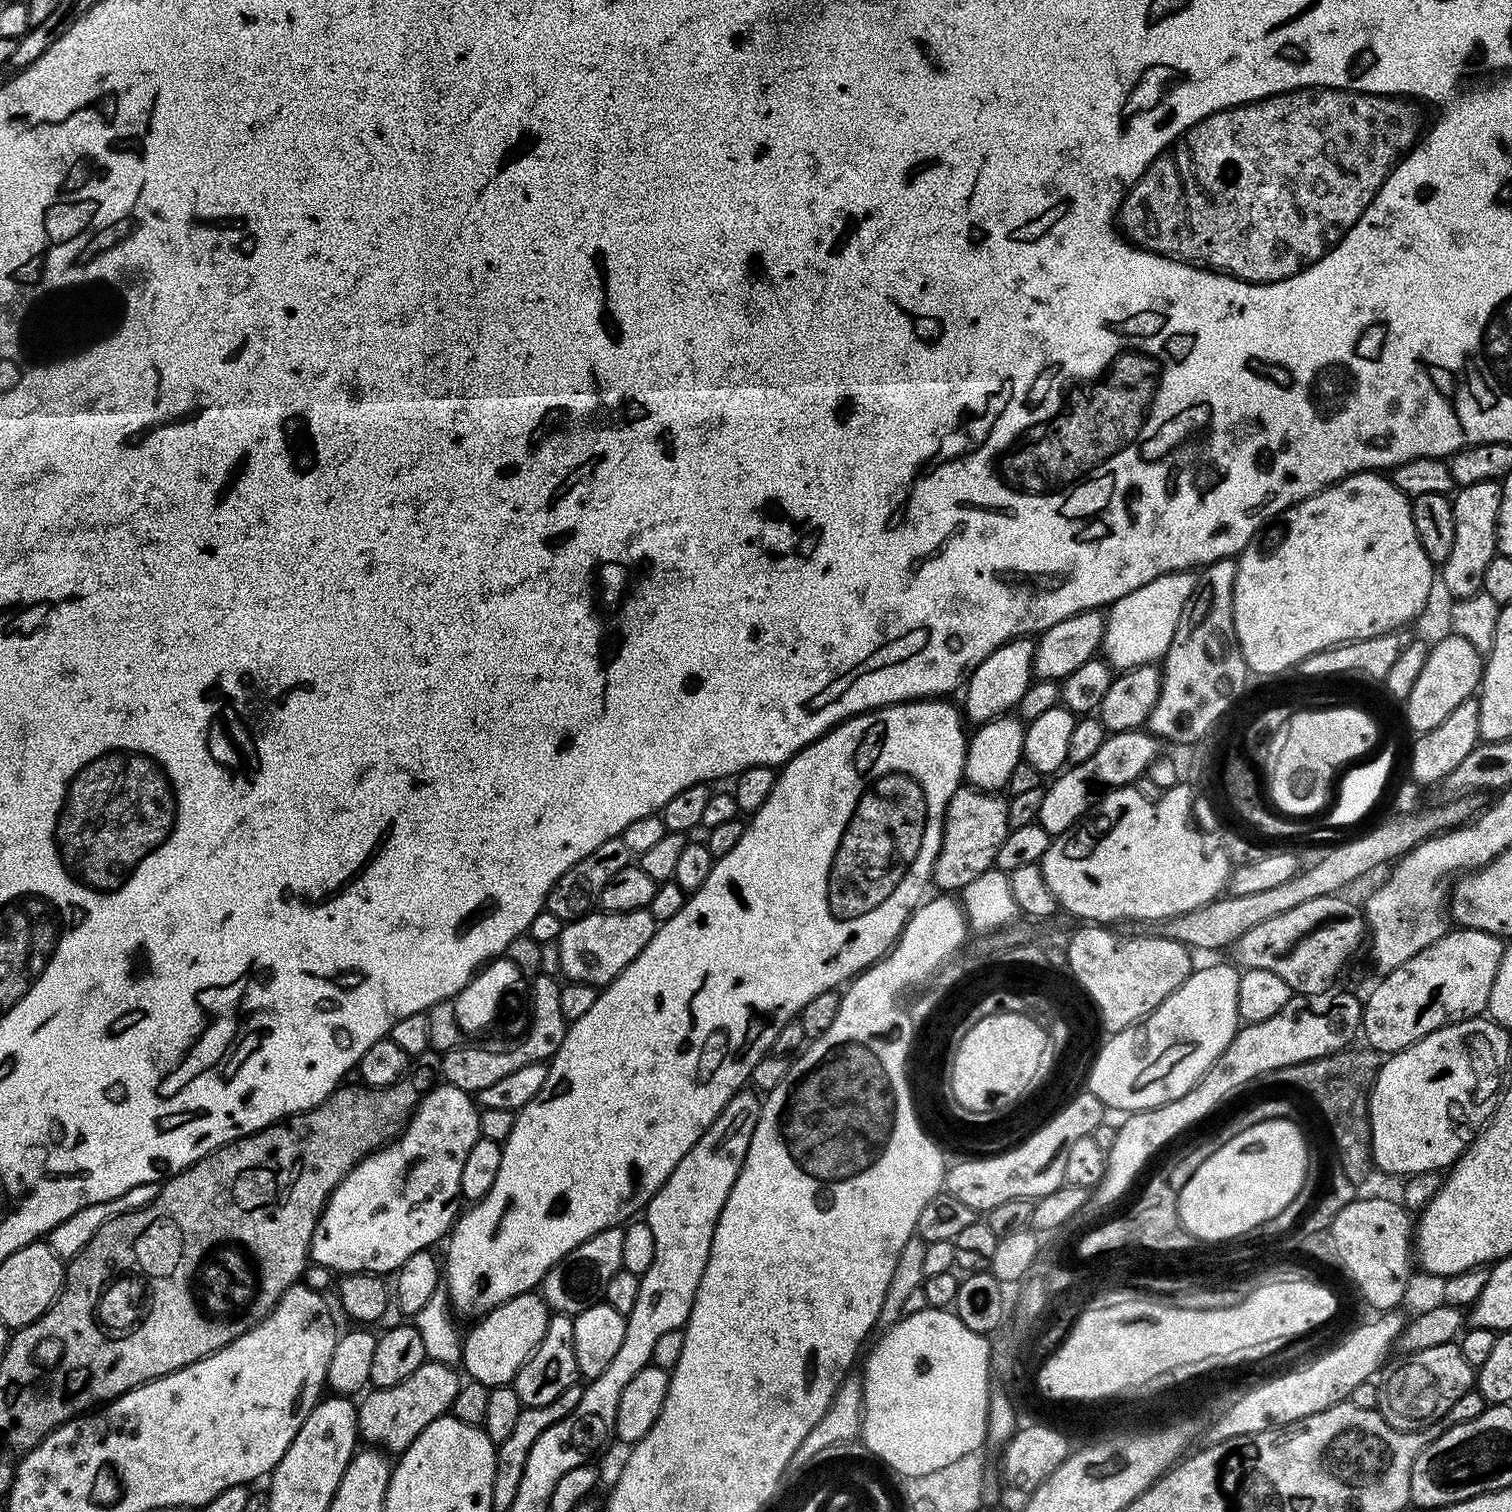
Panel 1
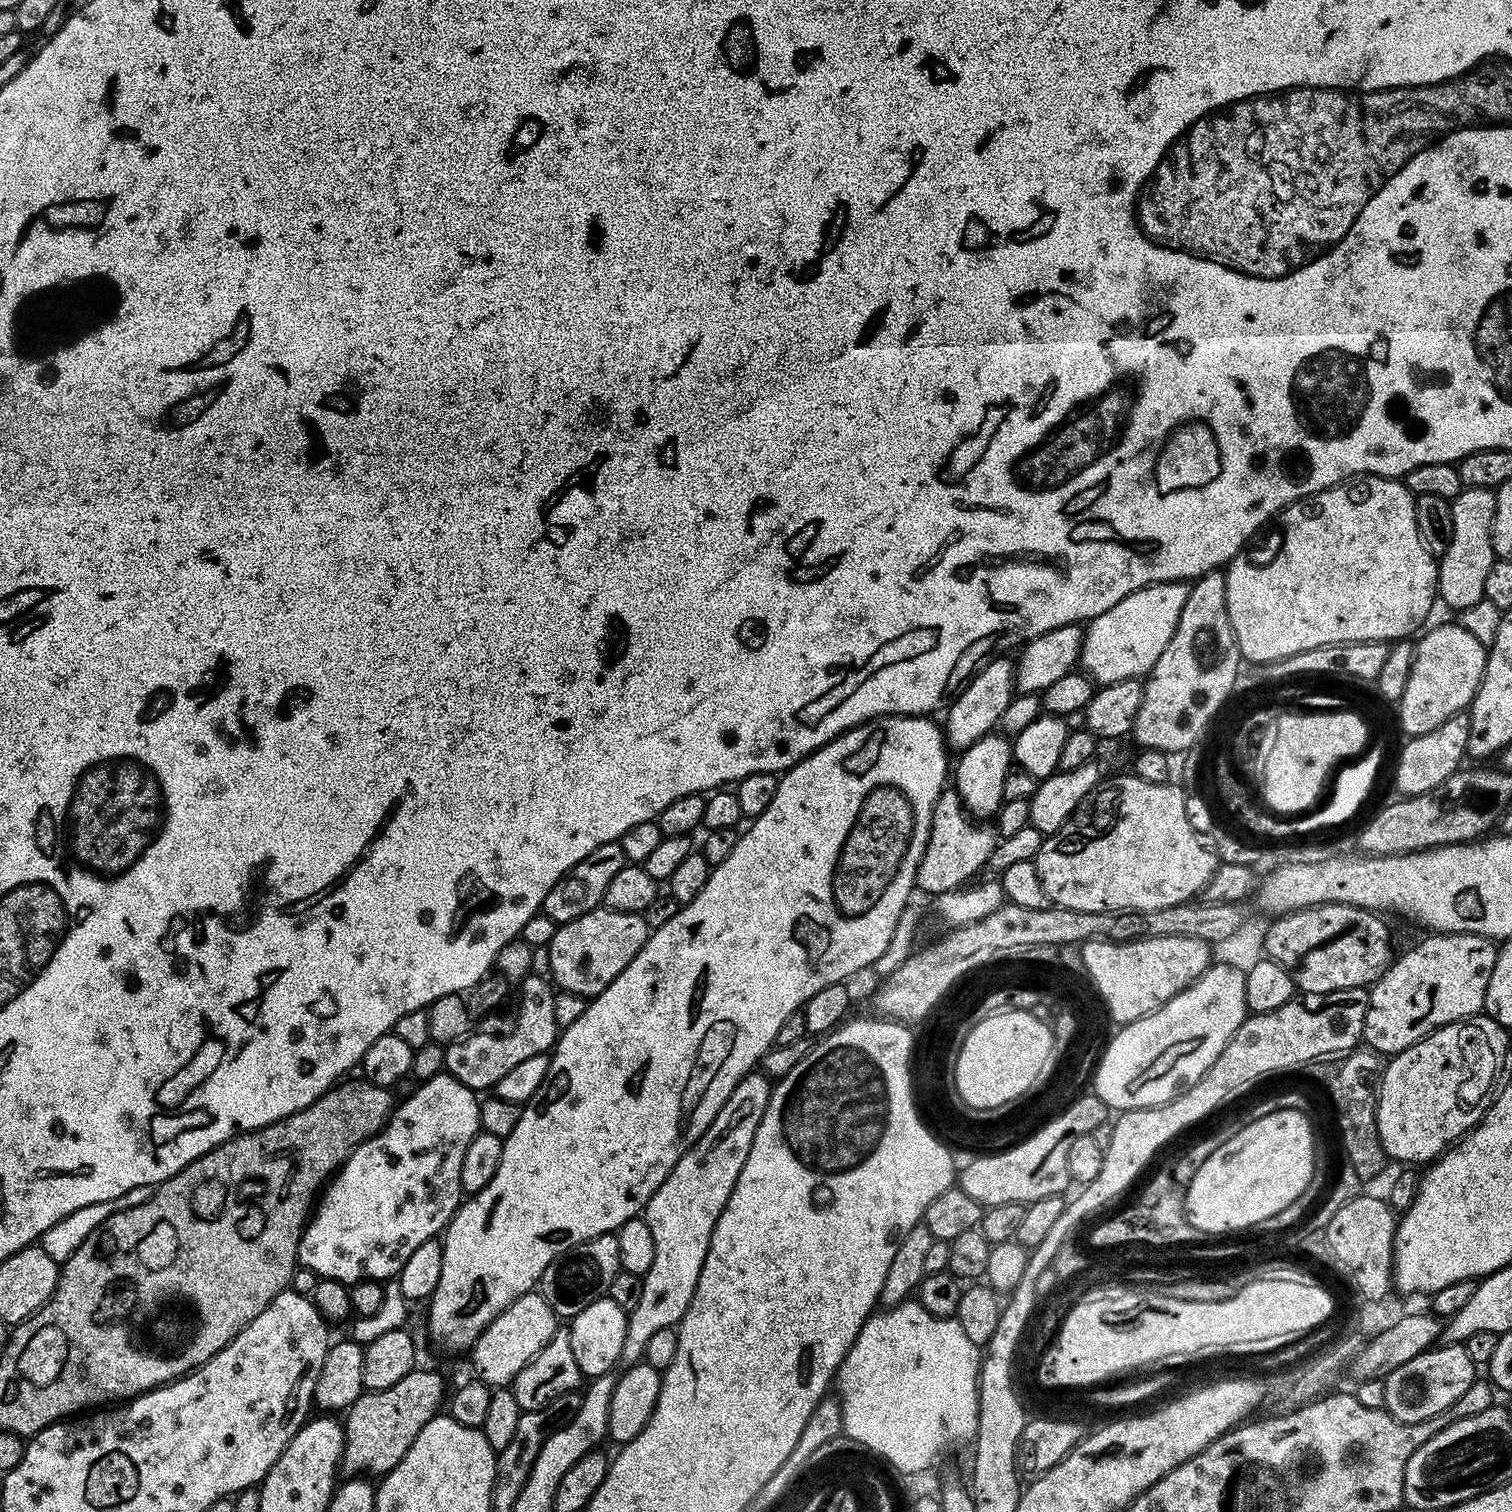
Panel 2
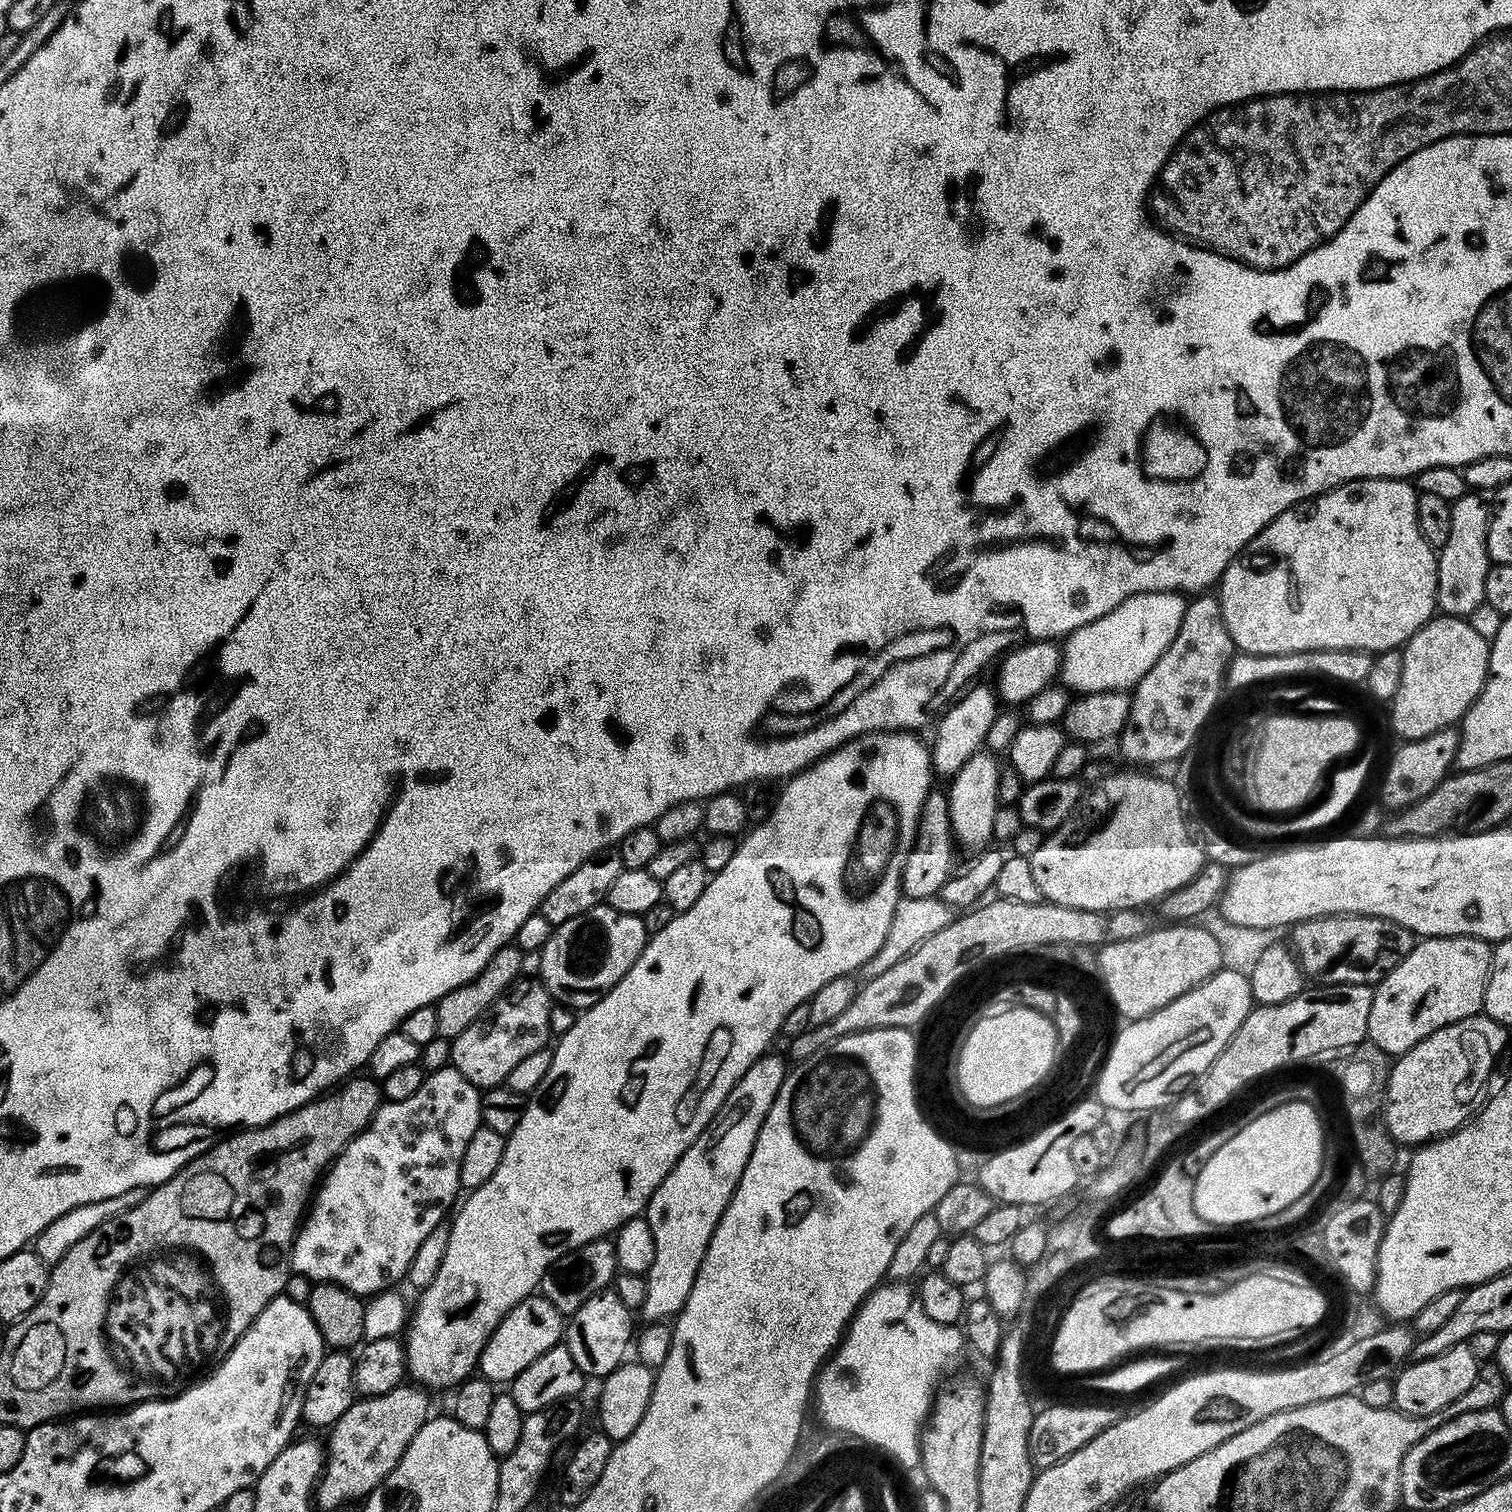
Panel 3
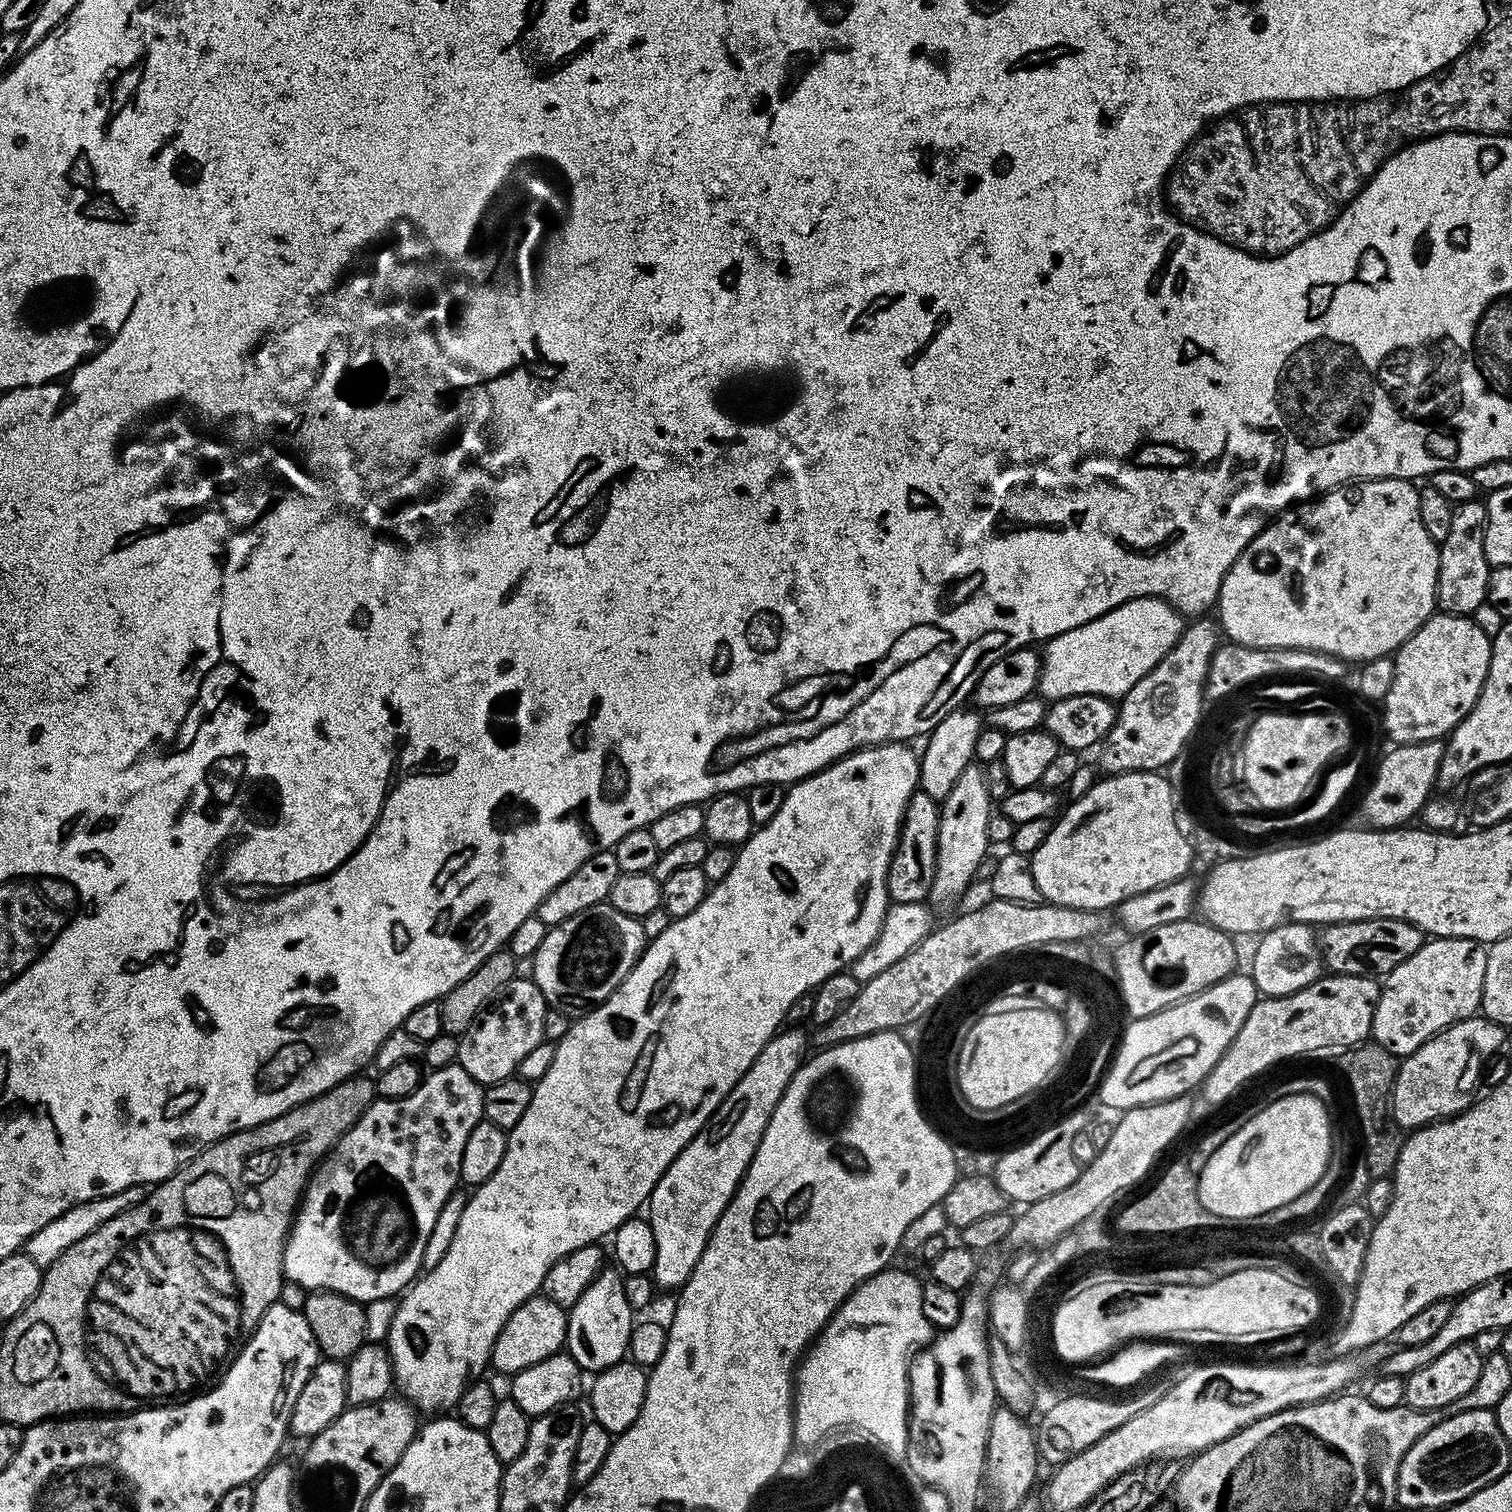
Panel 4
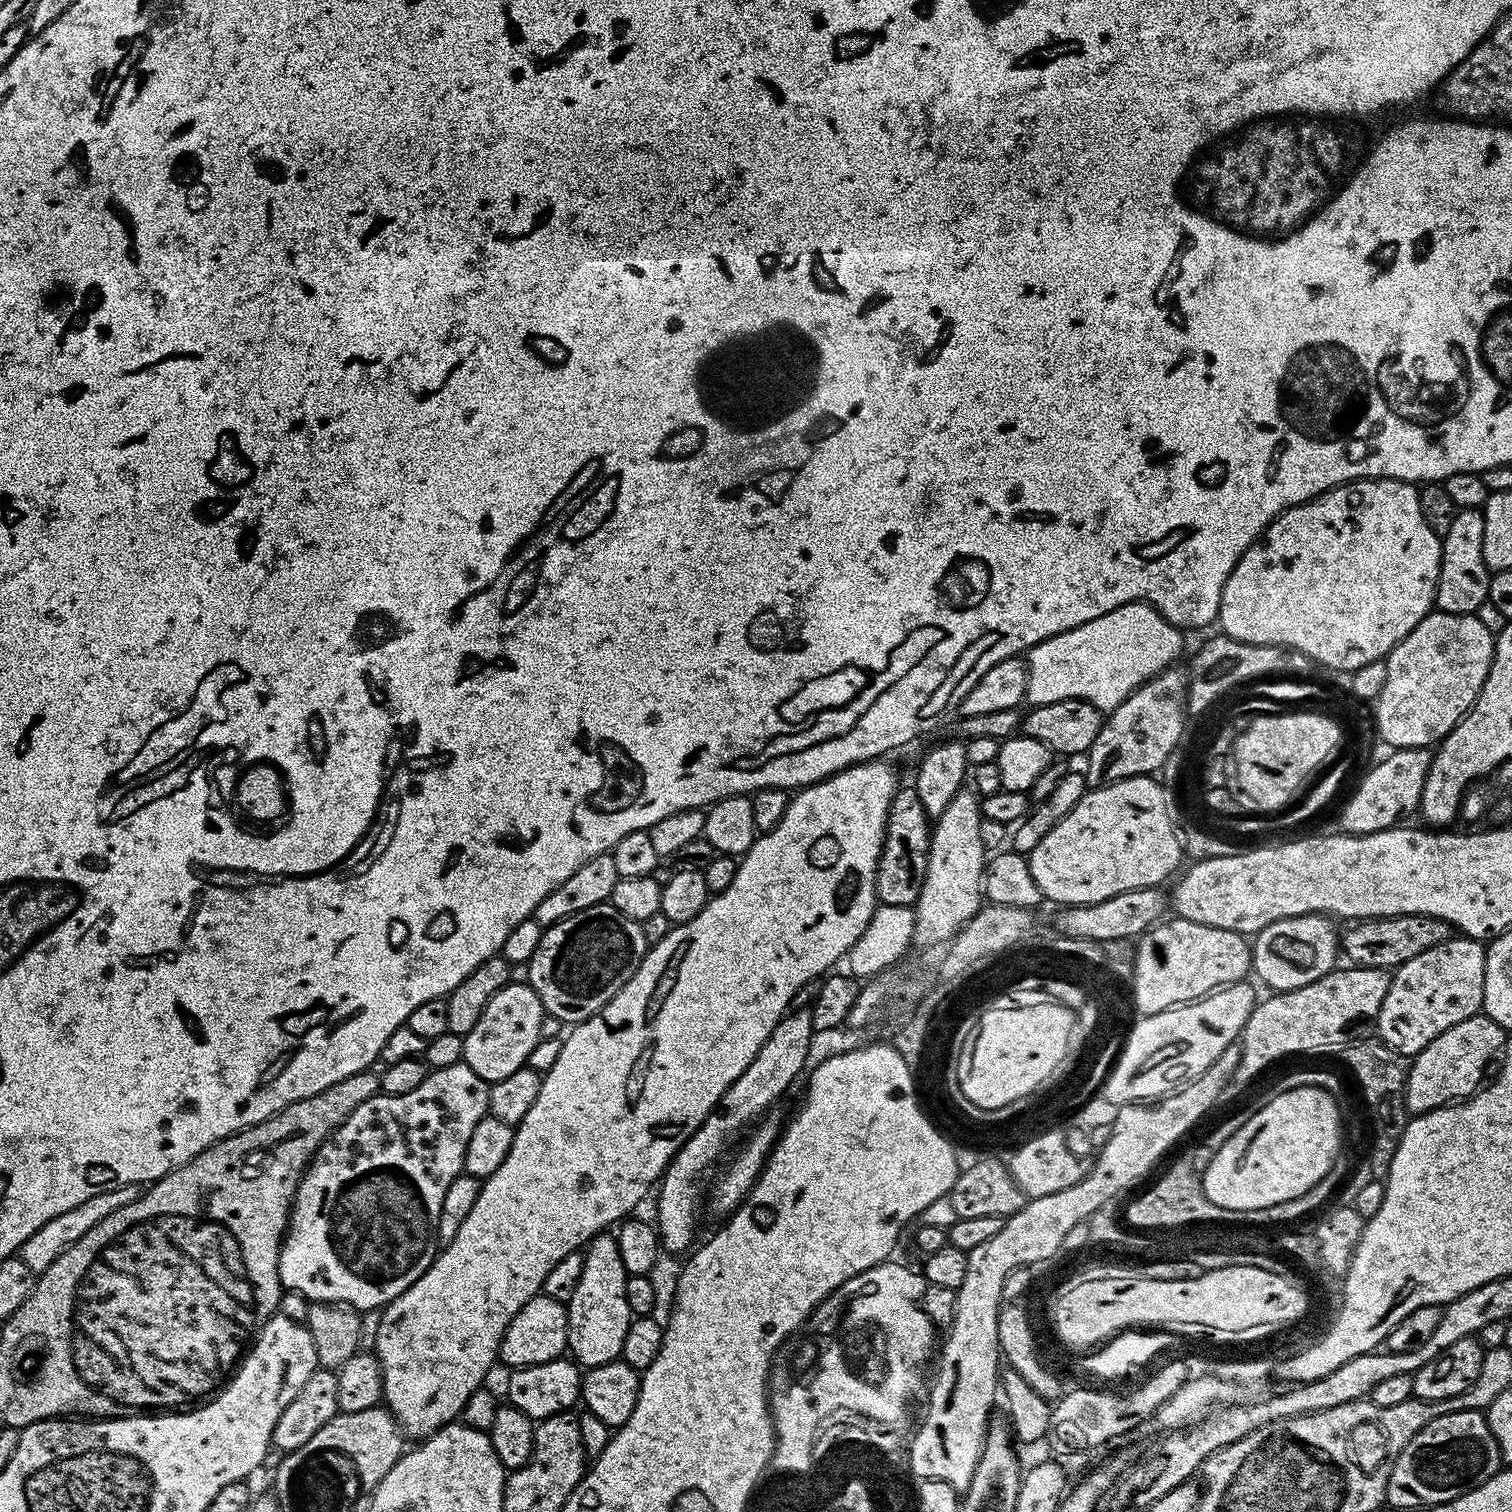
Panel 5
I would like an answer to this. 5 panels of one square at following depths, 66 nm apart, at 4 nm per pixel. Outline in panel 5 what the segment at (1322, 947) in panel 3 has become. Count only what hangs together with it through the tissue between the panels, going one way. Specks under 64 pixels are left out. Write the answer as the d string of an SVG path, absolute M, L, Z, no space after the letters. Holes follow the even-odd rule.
M1410 914L1409 916L1382 916L1356 922L1348 933L1342 936L1342 952L1349 956L1353 965L1362 968L1387 968L1395 970L1401 964L1410 962L1410 958L1418 958L1418 954L1426 954L1426 950L1434 950L1442 942L1453 939L1452 925L1438 918Z

